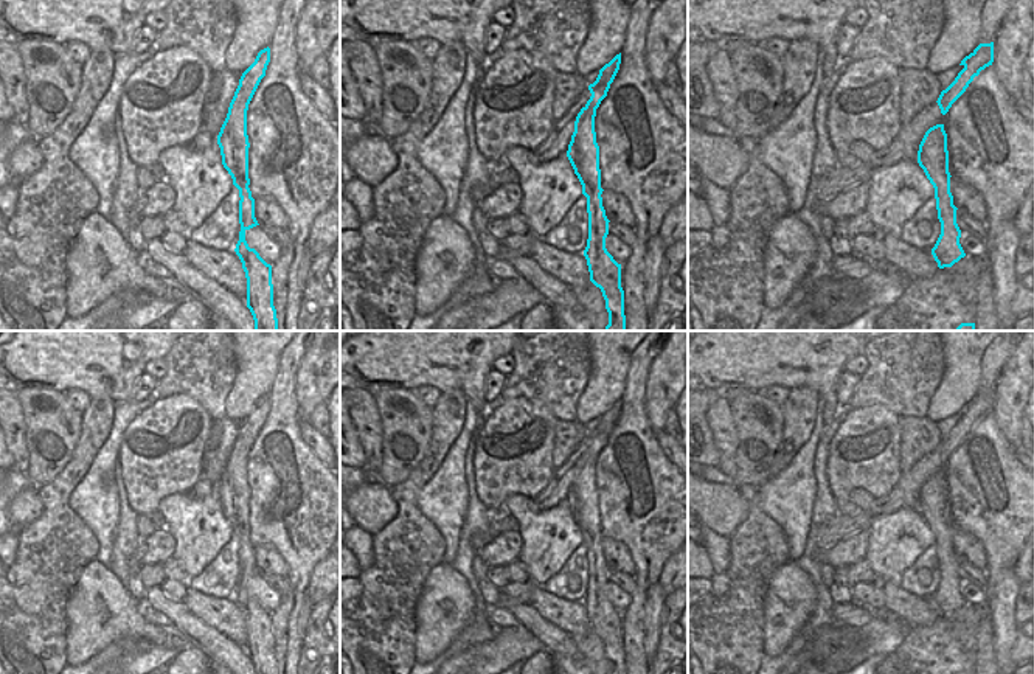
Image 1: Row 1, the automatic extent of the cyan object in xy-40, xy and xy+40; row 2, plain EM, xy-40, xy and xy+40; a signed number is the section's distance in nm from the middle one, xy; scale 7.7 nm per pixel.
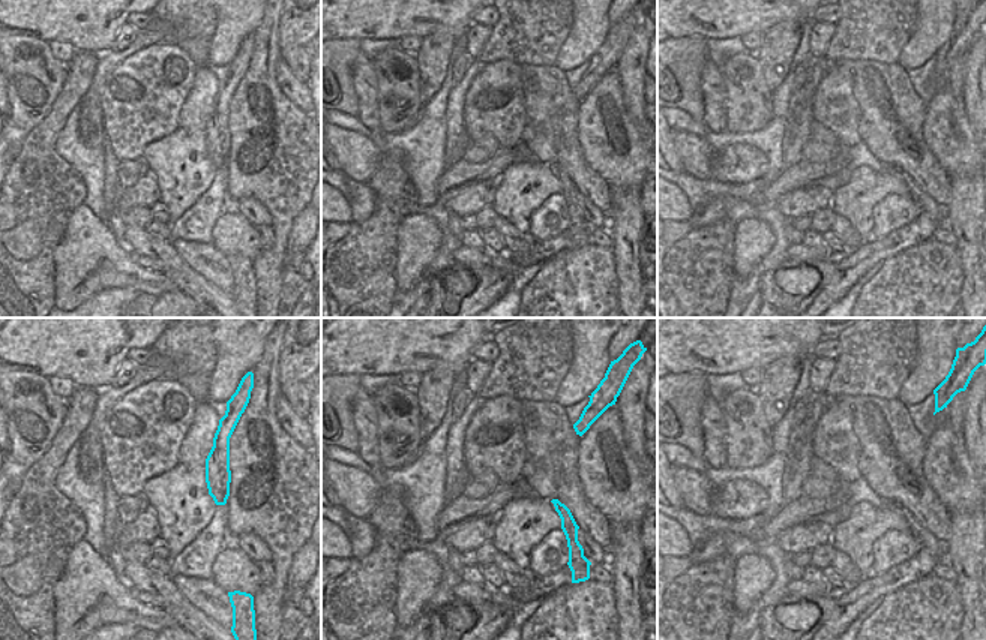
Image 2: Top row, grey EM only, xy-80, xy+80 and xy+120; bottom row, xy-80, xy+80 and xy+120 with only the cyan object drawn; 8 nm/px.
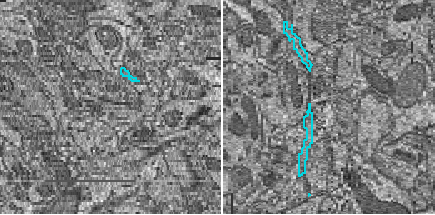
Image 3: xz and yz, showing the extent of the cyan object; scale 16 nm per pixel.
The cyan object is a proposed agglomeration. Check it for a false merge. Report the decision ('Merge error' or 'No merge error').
Merge error.

